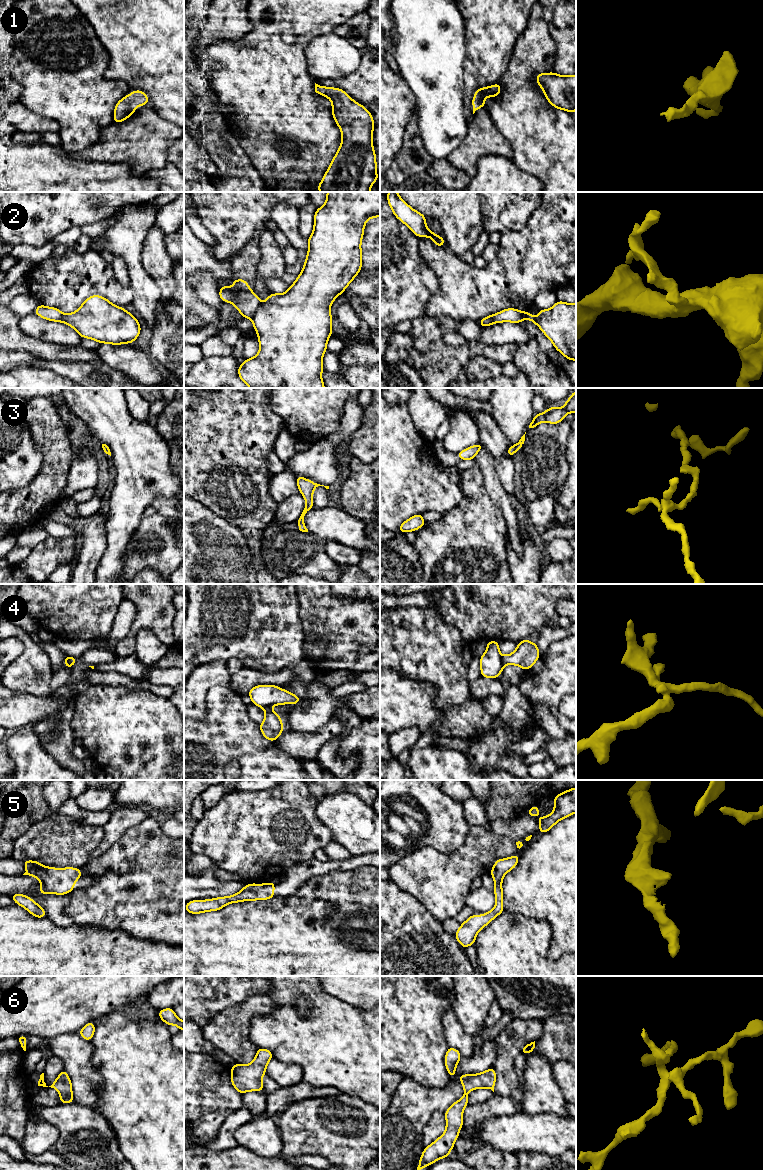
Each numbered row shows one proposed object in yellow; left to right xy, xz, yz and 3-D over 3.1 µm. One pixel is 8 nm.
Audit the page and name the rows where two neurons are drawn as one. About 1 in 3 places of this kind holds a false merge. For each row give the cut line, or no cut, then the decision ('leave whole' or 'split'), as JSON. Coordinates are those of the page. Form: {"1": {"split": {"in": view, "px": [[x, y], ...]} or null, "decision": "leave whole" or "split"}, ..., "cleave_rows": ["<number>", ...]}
{"1": {"split": null, "decision": "leave whole"}, "2": {"split": {"in": "xz", "px": [[261, 303], [251, 318]]}, "decision": "split"}, "3": {"split": null, "decision": "leave whole"}, "4": {"split": {"in": "yz", "px": [[501, 657], [504, 664]]}, "decision": "split"}, "5": {"split": null, "decision": "leave whole"}, "6": {"split": null, "decision": "leave whole"}, "cleave_rows": ["2", "4"]}

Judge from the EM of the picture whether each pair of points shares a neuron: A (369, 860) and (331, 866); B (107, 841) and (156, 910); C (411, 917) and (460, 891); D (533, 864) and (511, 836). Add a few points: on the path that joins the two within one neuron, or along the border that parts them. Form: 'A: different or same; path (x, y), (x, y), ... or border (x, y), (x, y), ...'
A: same; path (360, 861), (348, 865), (340, 865)
B: different; border (127, 829), (105, 852), (91, 859)
C: different; border (409, 893), (440, 922)
D: different; border (529, 841), (519, 856)

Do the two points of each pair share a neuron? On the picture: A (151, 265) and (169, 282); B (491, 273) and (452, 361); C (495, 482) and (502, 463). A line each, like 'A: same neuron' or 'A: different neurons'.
A: same neuron
B: different neurons
C: different neurons

